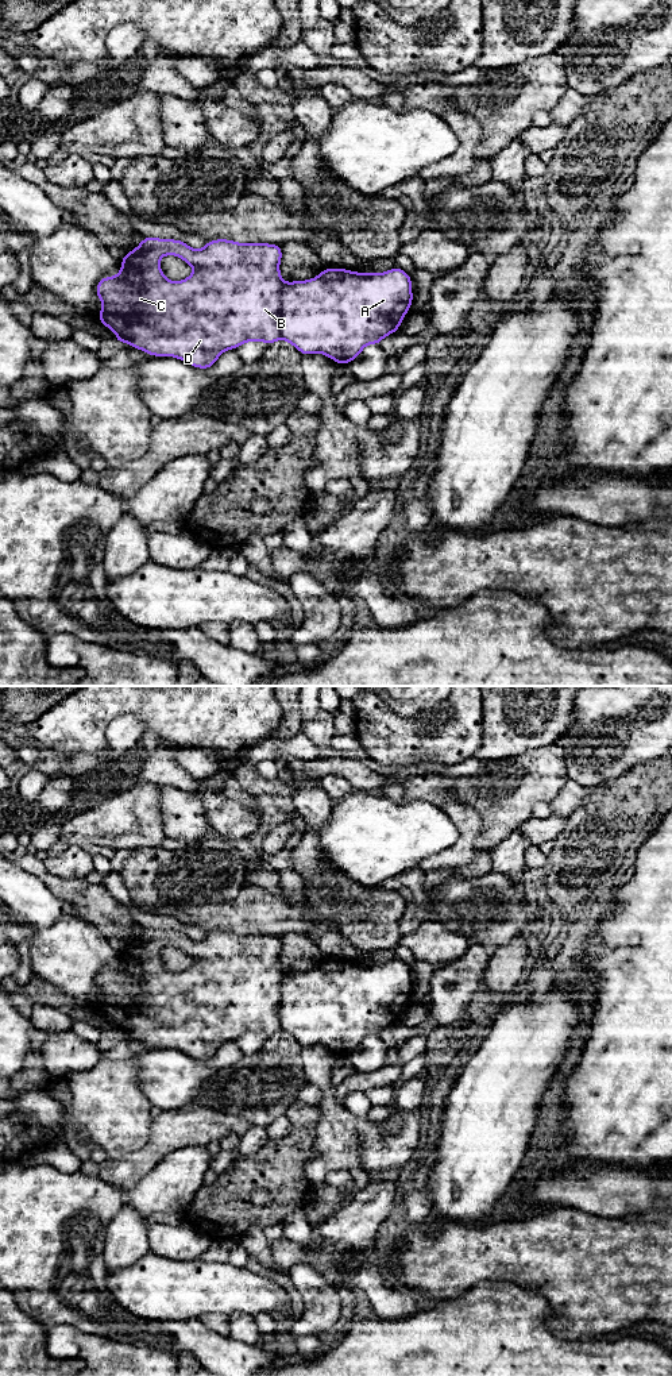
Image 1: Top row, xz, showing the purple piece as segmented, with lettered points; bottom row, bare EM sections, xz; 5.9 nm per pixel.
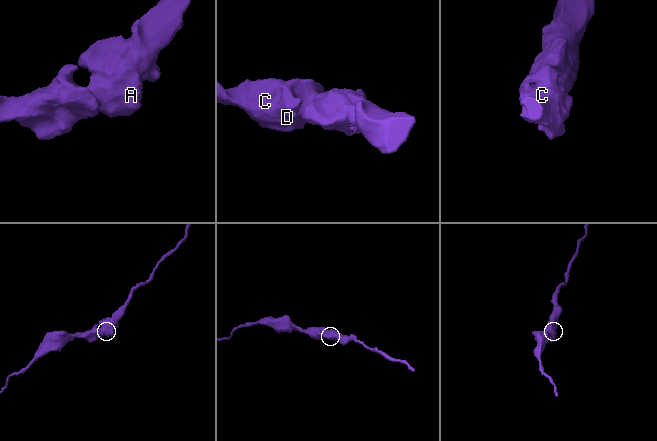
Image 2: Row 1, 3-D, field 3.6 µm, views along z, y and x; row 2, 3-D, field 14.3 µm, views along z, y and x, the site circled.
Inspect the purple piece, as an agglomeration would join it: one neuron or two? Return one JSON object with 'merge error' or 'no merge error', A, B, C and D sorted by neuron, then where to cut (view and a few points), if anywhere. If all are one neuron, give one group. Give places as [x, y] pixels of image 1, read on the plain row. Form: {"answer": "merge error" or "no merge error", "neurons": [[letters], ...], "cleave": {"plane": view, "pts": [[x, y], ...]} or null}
{"answer": "merge error", "neurons": [["A"], ["B", "C", "D"]], "cleave": {"plane": "xz", "pts": [[286, 974], [281, 982], [278, 1005], [281, 1029]]}}

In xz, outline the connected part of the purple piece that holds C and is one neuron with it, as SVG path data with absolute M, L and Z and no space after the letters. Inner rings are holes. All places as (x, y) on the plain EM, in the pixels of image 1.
M144 928L135 941L121 949L121 961L116 967L97 974L96 986L103 994L100 1014L116 1025L119 1034L128 1034L151 1048L173 1048L206 1061L224 1042L235 1041L247 1033L273 1036L282 1030L278 1017L281 982L286 975L279 963L282 945L281 937L271 934L215 930L194 941L184 932ZM165 947L181 949L193 959L193 964L181 972L167 971L159 956Z

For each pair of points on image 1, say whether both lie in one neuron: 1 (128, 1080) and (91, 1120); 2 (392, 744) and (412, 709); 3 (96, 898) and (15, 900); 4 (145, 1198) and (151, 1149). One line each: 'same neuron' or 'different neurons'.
1: same neuron
2: different neurons
3: different neurons
4: different neurons

